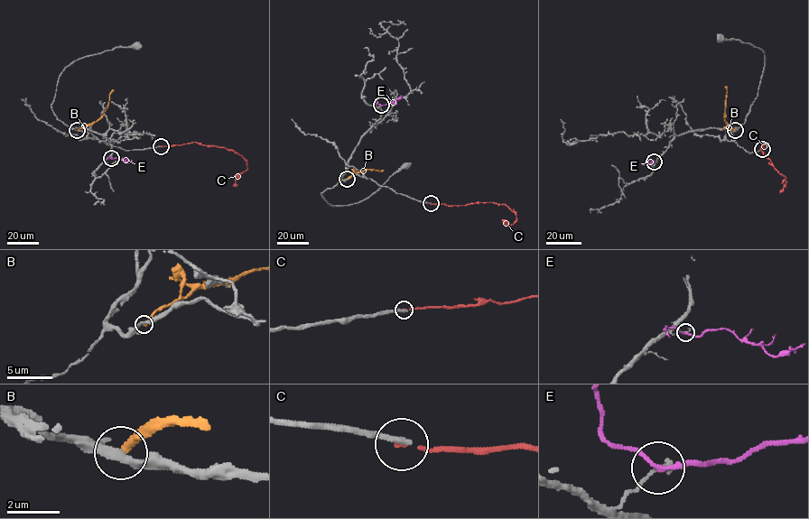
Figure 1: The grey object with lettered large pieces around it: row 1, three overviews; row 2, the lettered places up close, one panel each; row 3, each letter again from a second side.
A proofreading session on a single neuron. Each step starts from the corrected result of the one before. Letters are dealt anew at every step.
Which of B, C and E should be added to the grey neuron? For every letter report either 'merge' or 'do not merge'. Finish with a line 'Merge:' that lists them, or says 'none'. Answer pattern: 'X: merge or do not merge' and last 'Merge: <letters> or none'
B: do not merge
C: do not merge
E: do not merge
Merge: none

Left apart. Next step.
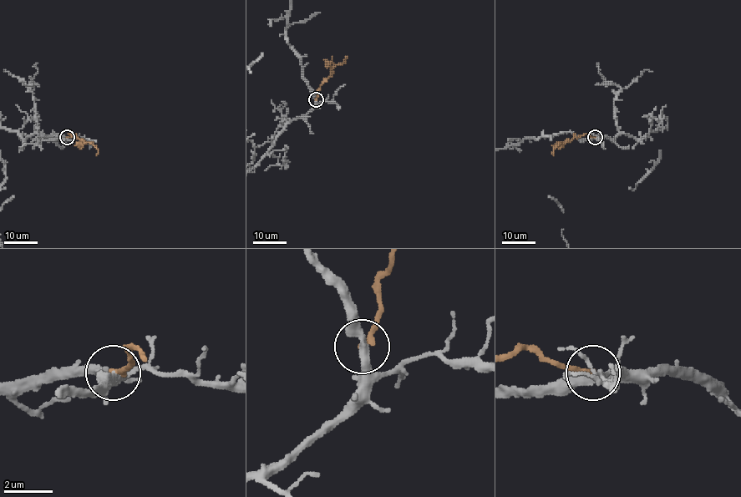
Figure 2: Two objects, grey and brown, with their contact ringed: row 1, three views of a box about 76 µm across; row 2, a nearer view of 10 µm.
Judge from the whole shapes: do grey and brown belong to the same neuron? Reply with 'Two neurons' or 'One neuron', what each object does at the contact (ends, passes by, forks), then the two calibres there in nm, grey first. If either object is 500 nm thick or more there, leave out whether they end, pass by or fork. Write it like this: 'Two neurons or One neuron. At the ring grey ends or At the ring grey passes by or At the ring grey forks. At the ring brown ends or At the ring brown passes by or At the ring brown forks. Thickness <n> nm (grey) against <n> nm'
Two neurons. At the ring grey passes by. At the ring brown ends. Thickness 380 nm (grey) against 200 nm

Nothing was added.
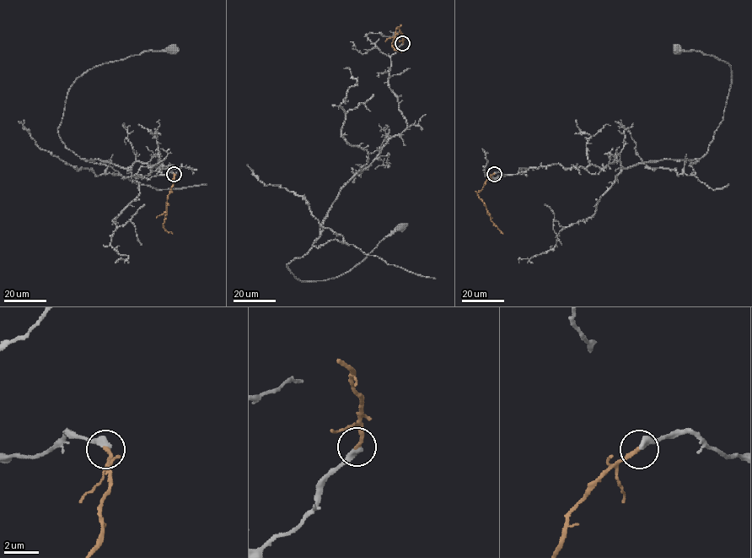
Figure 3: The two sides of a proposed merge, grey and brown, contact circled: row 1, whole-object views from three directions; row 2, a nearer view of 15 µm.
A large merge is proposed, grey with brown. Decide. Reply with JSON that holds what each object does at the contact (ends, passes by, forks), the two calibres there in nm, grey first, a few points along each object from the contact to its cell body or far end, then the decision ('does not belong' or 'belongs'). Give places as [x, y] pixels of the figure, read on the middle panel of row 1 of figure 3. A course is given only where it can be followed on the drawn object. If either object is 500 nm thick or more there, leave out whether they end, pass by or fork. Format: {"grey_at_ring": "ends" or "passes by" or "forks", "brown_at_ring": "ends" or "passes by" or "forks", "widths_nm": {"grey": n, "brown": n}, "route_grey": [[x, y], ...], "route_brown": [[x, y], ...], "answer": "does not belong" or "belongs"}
{"grey_at_ring": "ends", "brown_at_ring": "ends", "widths_nm": {"grey": 400, "brown": 220}, "route_grey": [[402, 43], [388, 84], [407, 127], [341, 188], [320, 236], [287, 267], [302, 281], [339, 276], [400, 227]], "route_brown": [[402, 43], [398, 27], [392, 46], [401, 52]], "answer": "belongs"}

